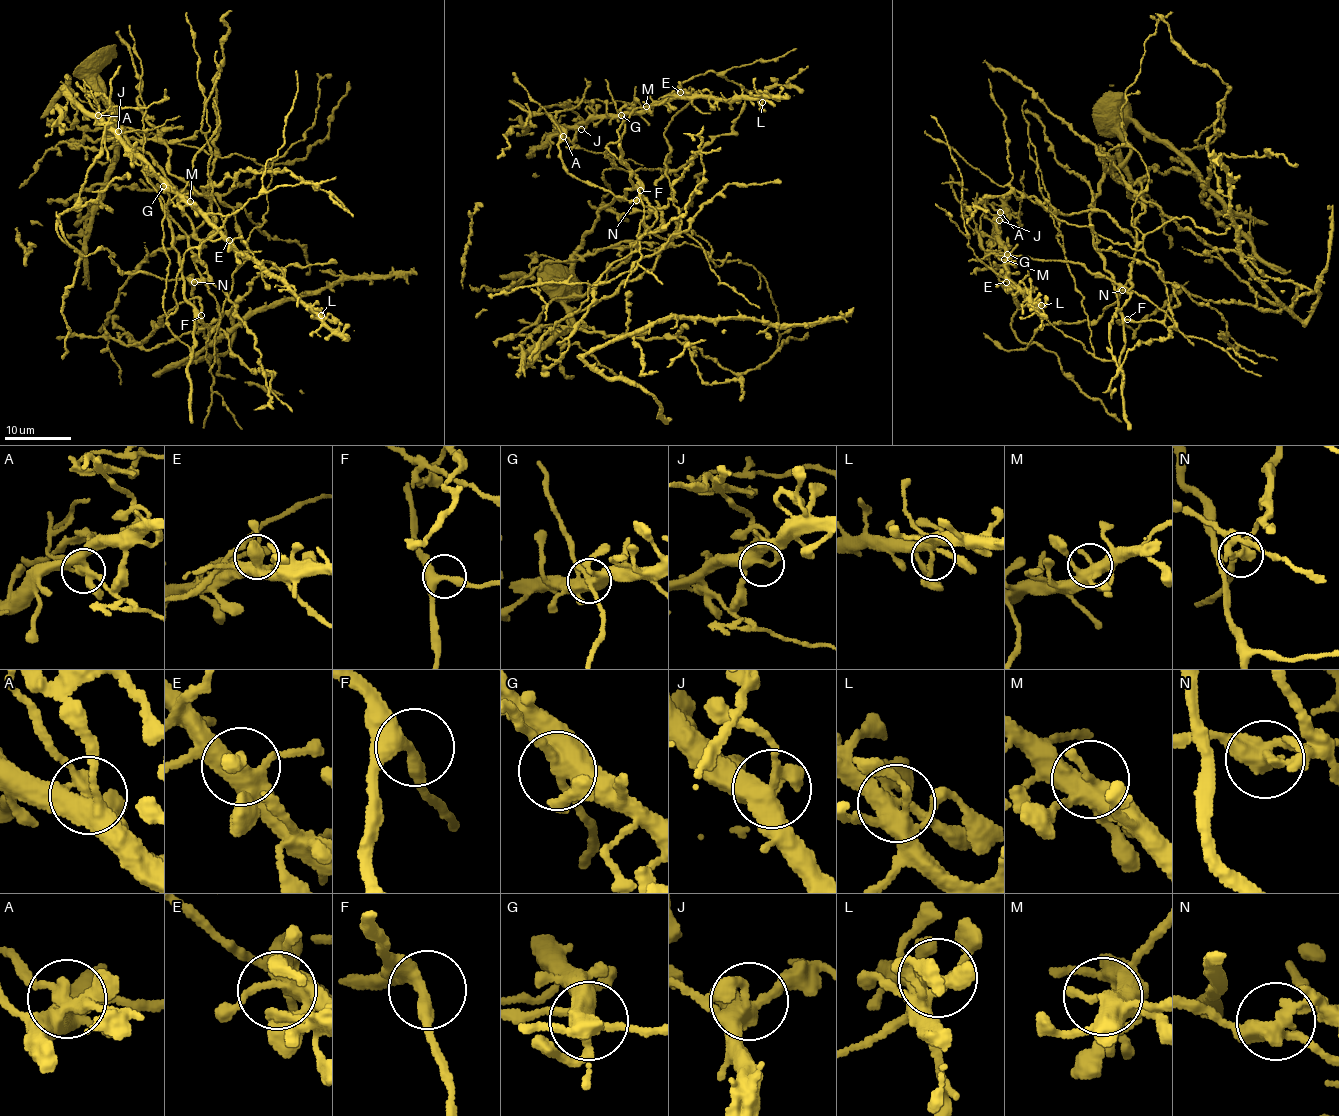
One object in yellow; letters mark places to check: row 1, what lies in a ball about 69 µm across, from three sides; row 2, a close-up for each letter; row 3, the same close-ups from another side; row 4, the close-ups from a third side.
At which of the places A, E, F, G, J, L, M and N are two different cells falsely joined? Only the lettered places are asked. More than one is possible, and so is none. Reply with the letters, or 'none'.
A, G, N

